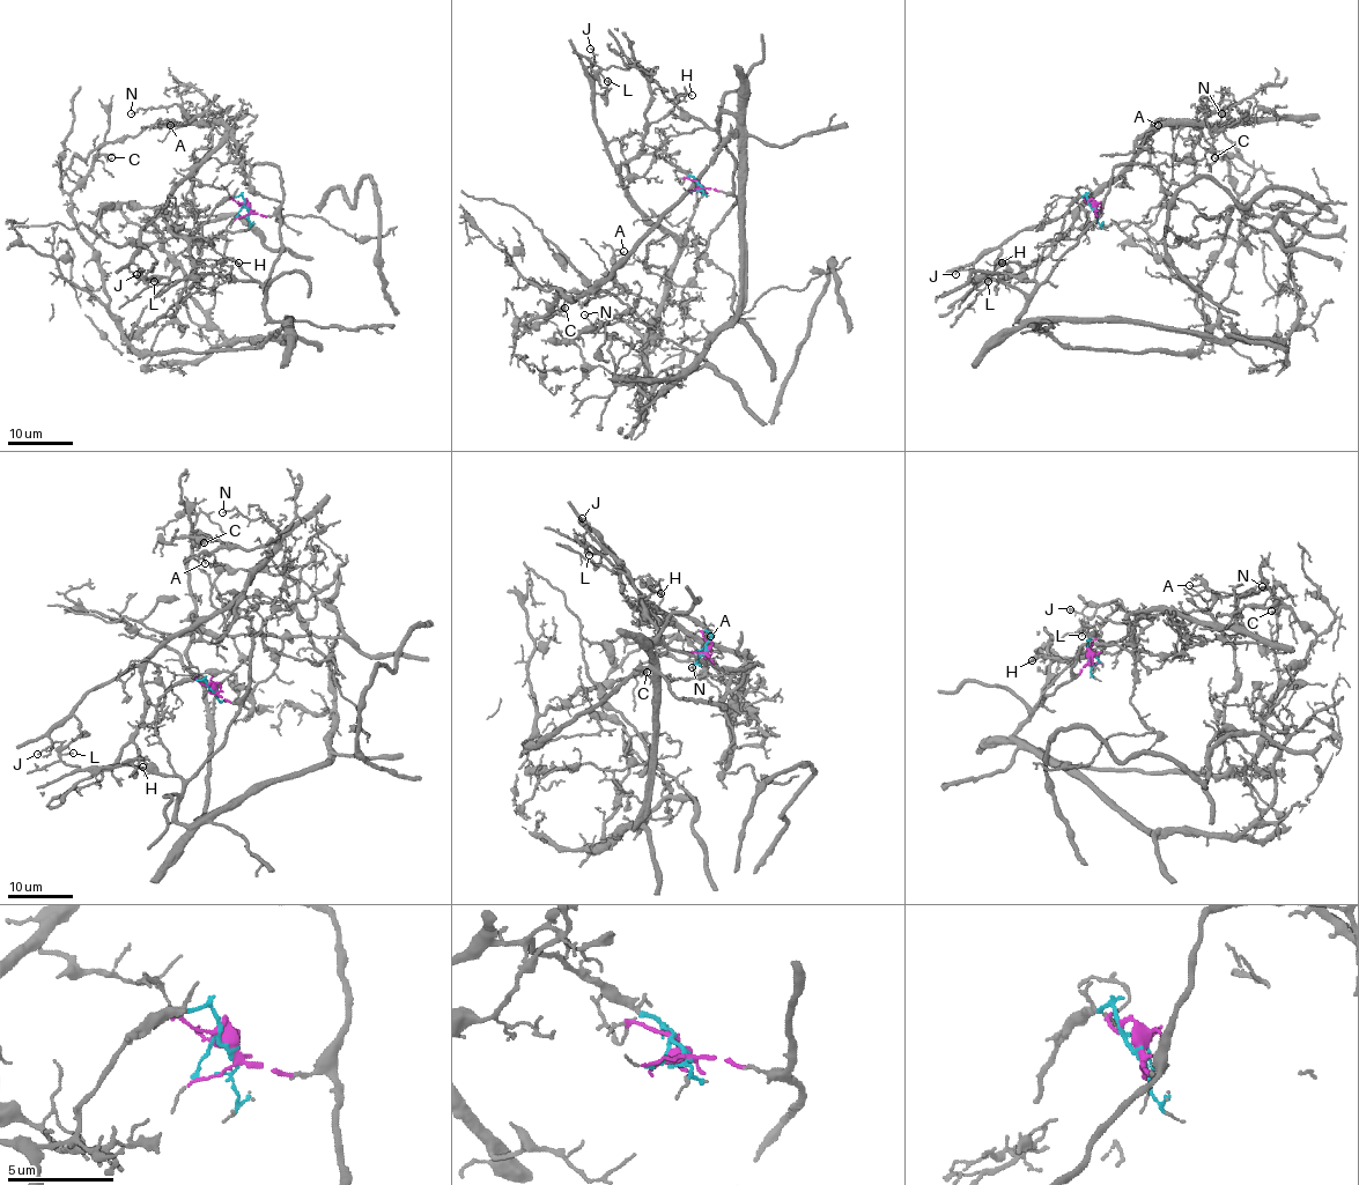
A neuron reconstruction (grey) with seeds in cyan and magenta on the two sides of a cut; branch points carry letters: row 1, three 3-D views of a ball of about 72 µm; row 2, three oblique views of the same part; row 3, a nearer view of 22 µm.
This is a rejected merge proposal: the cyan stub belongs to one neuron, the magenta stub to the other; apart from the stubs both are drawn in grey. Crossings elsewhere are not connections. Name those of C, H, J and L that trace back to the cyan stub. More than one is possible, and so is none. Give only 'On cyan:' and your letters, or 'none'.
On cyan: H, J

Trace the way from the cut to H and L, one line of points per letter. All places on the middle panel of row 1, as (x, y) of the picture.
H: (700, 185), (667, 161), (647, 154), (643, 149), (643, 136), (651, 123), (660, 120), (687, 94), (692, 96)
L: (700, 185), (733, 187), (733, 157), (717, 133), (687, 117), (635, 66), (607, 66), (602, 72), (607, 81)

